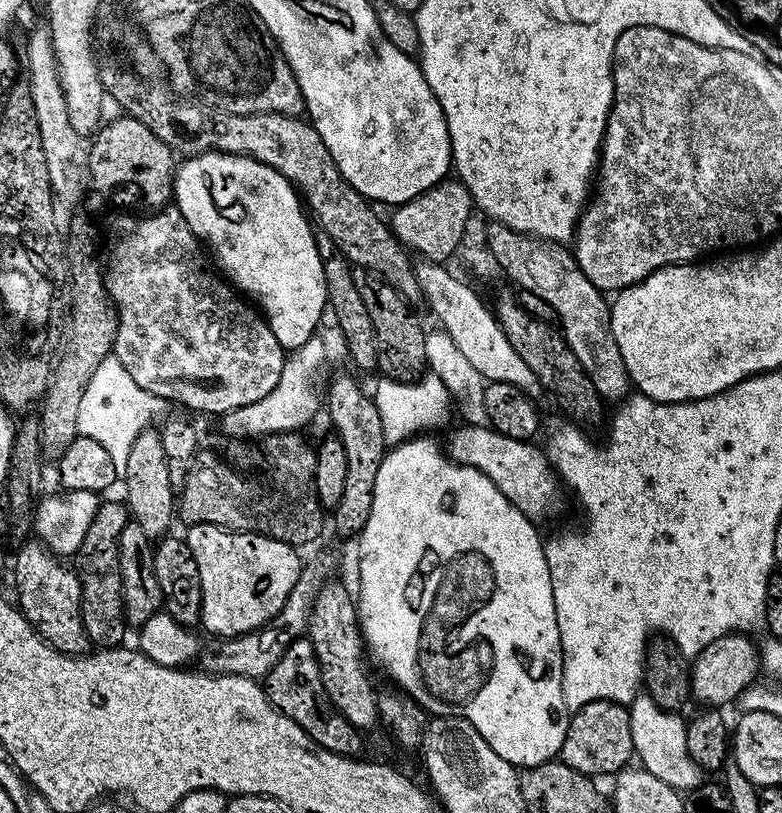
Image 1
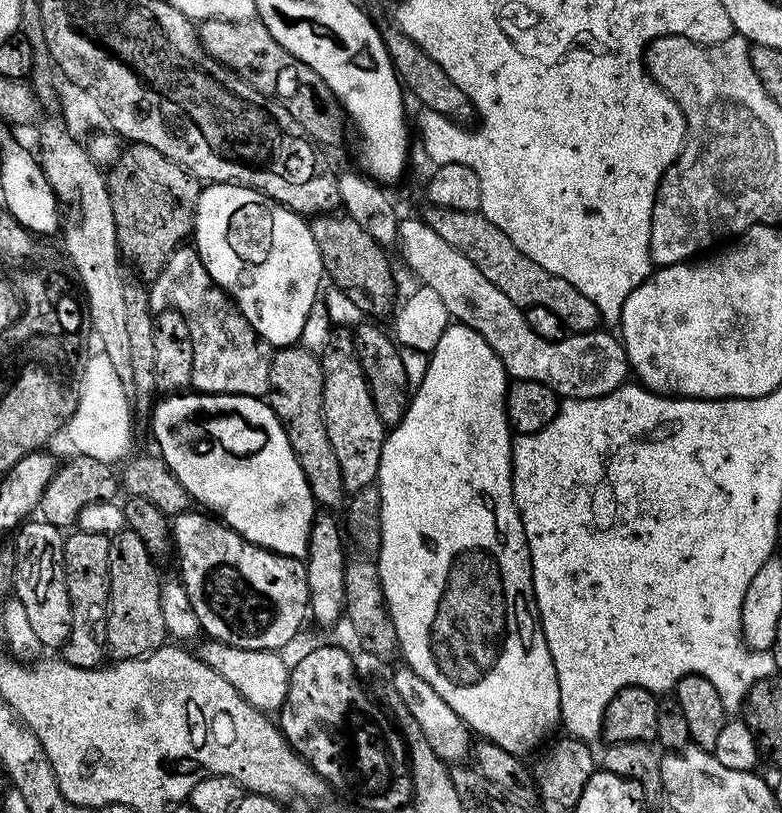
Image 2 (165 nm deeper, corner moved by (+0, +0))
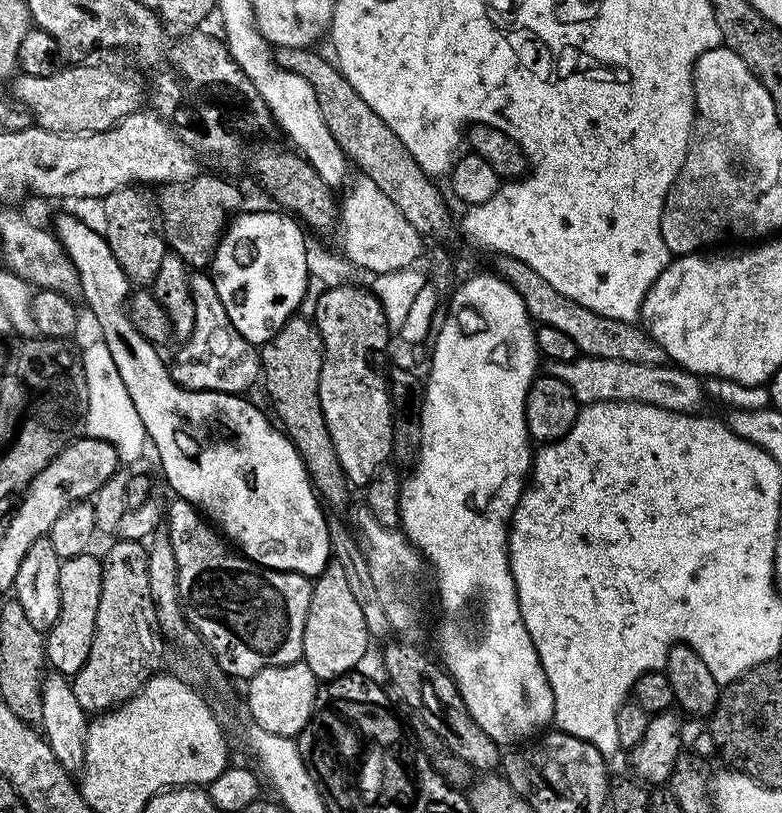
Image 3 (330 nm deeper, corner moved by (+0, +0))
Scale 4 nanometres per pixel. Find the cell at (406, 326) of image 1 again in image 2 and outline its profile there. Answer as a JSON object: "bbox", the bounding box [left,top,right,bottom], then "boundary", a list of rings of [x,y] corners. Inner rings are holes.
{"bbox":[309,213,396,320],"boundary":[[[321,213],[311,219],[309,228],[323,258],[327,279],[343,290],[361,315],[376,320],[389,317],[396,308],[396,282],[383,245],[374,242],[374,238],[347,214]]]}

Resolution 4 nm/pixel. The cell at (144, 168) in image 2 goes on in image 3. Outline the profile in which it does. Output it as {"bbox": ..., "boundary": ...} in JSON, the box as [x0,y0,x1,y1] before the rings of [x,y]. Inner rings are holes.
{"bbox":[158,174,241,270],"boundary":[[[197,174],[192,180],[165,184],[159,189],[158,212],[162,217],[164,241],[171,251],[177,252],[192,270],[204,270],[216,257],[216,247],[230,218],[241,211],[240,192],[220,176]]]}

